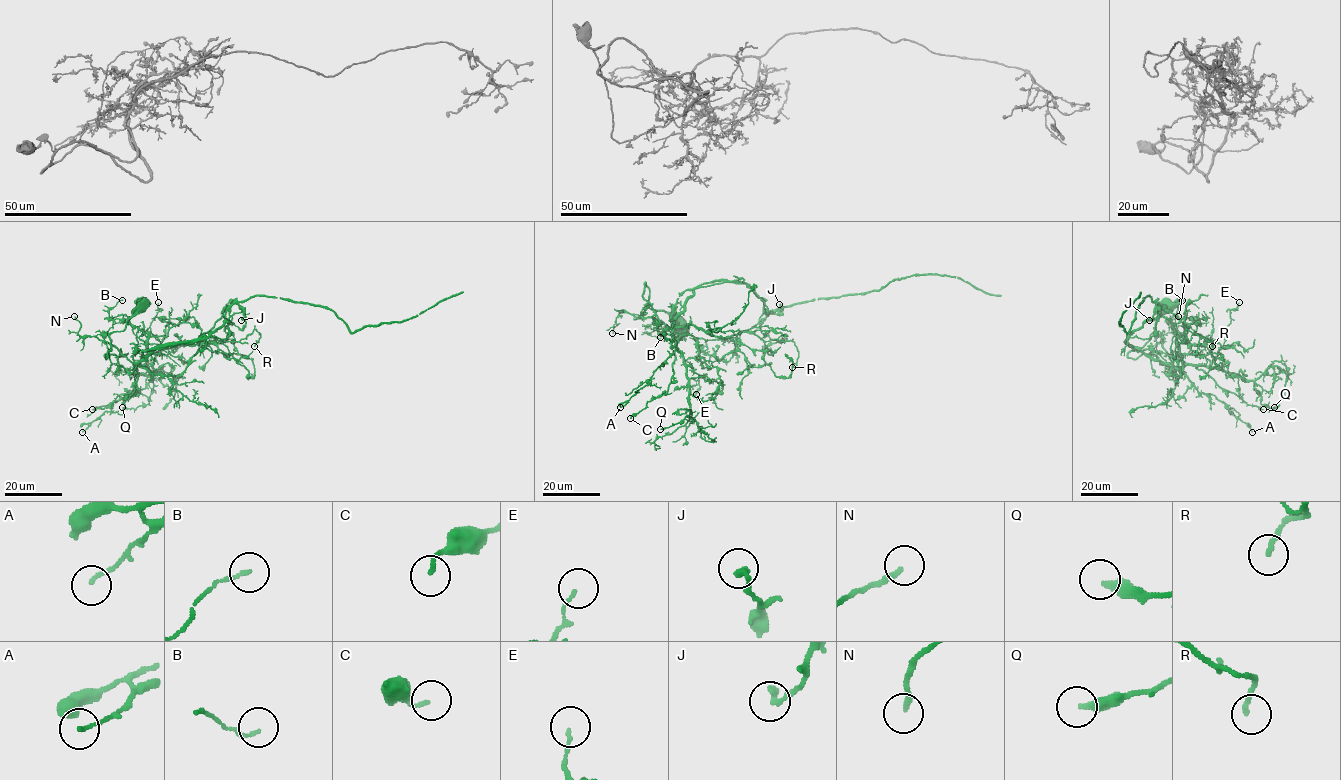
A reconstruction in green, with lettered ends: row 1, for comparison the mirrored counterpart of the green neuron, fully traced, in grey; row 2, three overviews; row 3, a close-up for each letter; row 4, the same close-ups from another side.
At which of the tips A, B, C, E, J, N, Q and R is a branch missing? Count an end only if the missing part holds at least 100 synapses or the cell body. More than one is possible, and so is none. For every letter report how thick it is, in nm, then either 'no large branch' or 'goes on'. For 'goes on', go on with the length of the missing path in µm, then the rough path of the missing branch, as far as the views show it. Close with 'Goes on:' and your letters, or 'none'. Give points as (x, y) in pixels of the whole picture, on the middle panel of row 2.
A: calibre 110 nm; no large branch
B: calibre 110 nm; no large branch
C: calibre 140 nm; no large branch
E: calibre 110 nm; no large branch
J: calibre 240 nm; no large branch
N: calibre 180 nm; no large branch
Q: calibre 360 nm; no large branch
R: calibre 170 nm; no large branch
Goes on: none

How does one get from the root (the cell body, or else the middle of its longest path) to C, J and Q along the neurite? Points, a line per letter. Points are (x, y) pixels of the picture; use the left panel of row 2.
C: (142, 305), (109, 335), (104, 355), (114, 354), (126, 369), (138, 365), (135, 386), (124, 398), (92, 409)
J: (142, 305), (109, 335), (104, 356), (153, 374), (179, 375), (198, 340), (233, 304), (243, 310), (241, 320)
Q: (142, 305), (109, 335), (104, 355), (114, 354), (126, 369), (150, 370), (149, 402), (122, 407)

